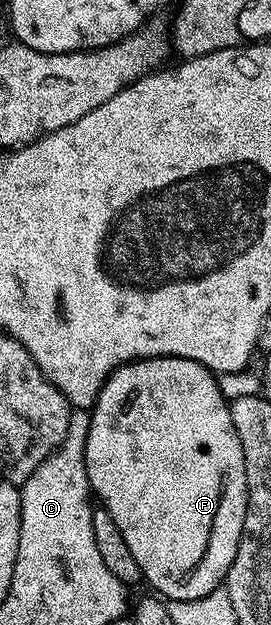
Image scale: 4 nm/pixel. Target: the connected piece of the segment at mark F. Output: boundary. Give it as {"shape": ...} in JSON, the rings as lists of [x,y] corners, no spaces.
{"shape":[[[154,356],[148,360],[133,360],[130,364],[122,364],[108,378],[101,394],[95,399],[95,406],[90,409],[89,415],[91,425],[85,442],[85,466],[91,490],[94,499],[107,511],[109,518],[117,522],[117,530],[121,530],[121,538],[125,538],[133,558],[137,558],[137,566],[141,566],[143,580],[151,583],[156,588],[152,589],[168,601],[204,598],[213,589],[220,587],[227,579],[227,571],[229,566],[233,566],[233,558],[241,542],[241,530],[245,526],[247,509],[247,479],[241,438],[237,438],[229,401],[222,396],[218,388],[216,373],[206,368],[204,364],[180,356]]]}

